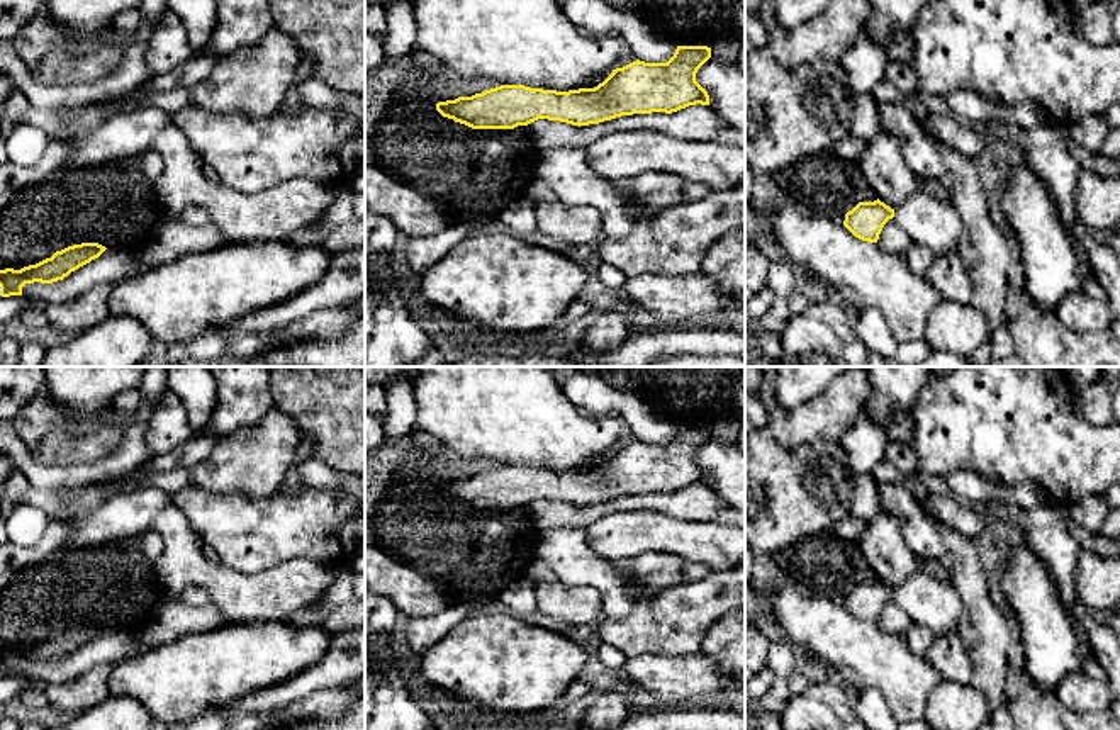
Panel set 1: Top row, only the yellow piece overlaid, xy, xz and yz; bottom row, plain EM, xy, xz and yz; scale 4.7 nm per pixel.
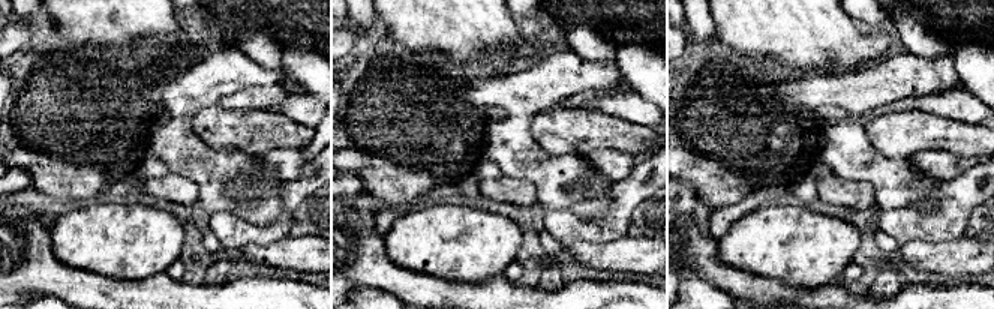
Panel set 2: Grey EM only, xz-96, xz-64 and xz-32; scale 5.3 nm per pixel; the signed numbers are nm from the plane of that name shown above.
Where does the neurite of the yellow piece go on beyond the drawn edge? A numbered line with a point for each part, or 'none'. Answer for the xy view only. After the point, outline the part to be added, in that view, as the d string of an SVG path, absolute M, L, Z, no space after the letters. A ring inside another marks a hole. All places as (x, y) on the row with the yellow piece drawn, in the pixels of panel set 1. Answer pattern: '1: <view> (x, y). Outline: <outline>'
none

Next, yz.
1: yz (929, 221). Outline: M920 190L894 209L894 221L911 243L930 248L937 256L957 248L964 233L962 219L952 202Z

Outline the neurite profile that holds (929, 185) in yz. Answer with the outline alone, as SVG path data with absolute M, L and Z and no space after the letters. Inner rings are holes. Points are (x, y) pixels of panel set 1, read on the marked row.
M923 178L918 185L916 190L925 192L928 195L933 195L937 199L952 202L952 192L944 188L937 178Z

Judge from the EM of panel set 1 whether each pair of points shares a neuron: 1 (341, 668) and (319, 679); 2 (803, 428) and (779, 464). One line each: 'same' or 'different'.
1: same
2: different

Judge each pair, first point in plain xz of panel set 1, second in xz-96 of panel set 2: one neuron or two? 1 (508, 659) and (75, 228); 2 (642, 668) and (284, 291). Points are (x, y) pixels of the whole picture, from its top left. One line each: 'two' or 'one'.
1: one
2: two

